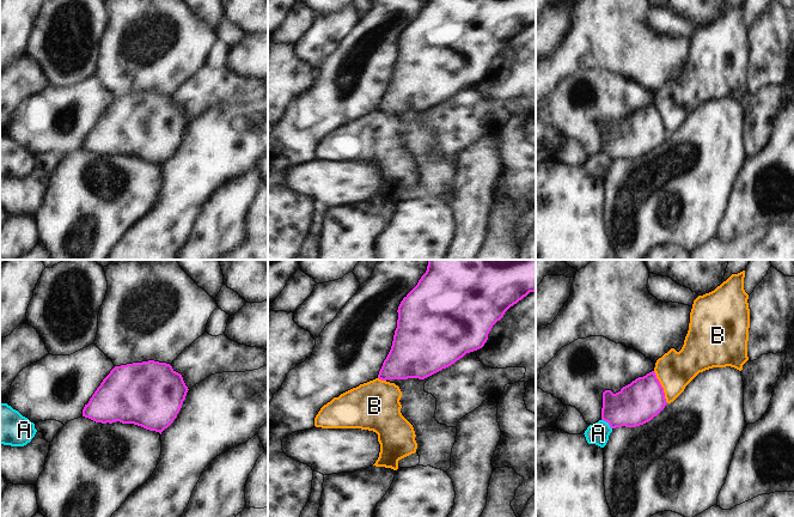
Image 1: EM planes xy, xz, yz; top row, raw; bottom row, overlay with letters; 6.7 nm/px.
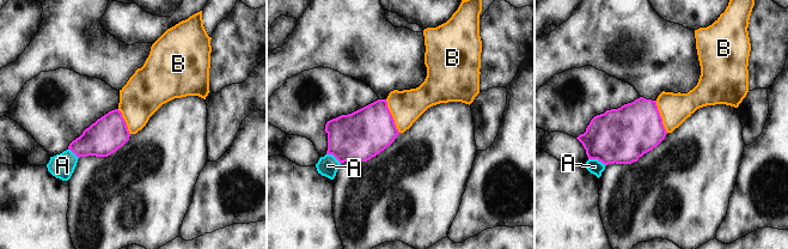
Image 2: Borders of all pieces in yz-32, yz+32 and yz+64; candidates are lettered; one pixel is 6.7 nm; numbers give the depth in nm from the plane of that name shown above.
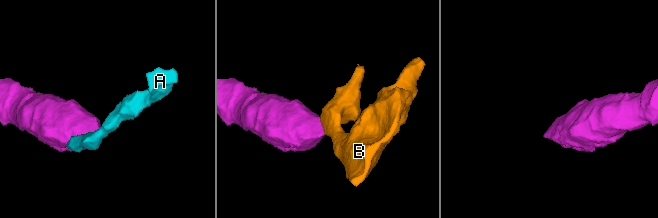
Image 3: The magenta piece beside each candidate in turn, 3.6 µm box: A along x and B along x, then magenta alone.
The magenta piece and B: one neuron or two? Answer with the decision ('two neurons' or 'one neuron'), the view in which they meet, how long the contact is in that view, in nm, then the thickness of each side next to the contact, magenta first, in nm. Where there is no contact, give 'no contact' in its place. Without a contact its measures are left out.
two neurons | yz | 240 nm | 280/260 nm

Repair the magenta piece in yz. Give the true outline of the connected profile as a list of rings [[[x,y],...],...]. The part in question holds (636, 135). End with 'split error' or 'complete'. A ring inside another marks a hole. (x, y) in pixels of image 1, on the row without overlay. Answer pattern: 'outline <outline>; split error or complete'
outline [[[654,103],[639,109],[618,124],[603,124],[601,152],[611,160],[636,159],[651,153],[666,138],[664,120]]]; complete

